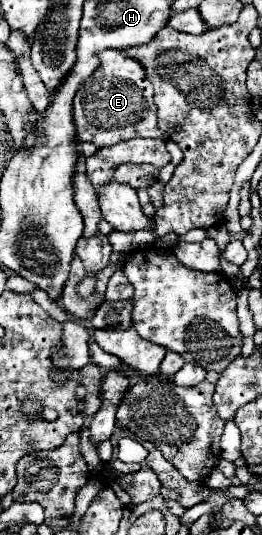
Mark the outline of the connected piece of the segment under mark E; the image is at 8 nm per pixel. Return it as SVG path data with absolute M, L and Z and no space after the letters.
M107 49L99 53L99 67L91 73L89 79L85 79L73 99L73 121L75 129L81 141L91 141L97 147L113 145L119 141L127 141L133 137L165 137L157 127L157 107L153 103L153 85L145 77L145 71L141 63L135 63L135 59L125 57L121 51Z

